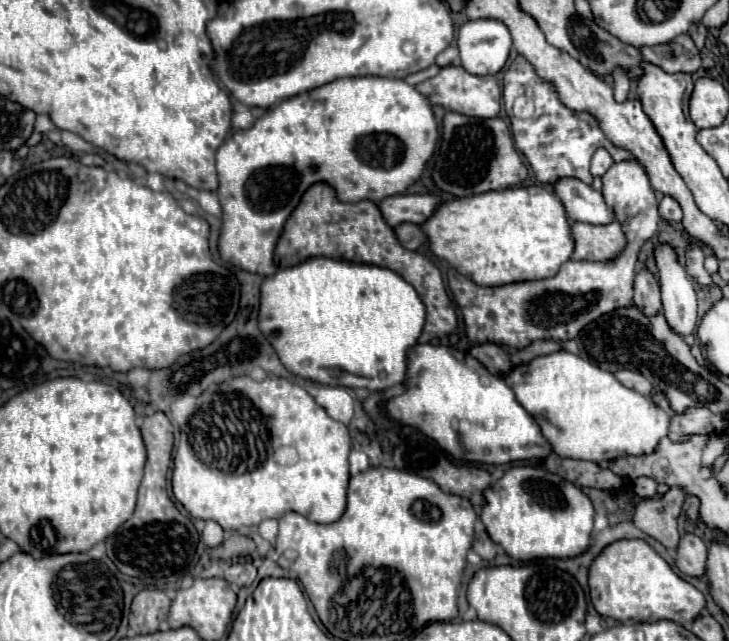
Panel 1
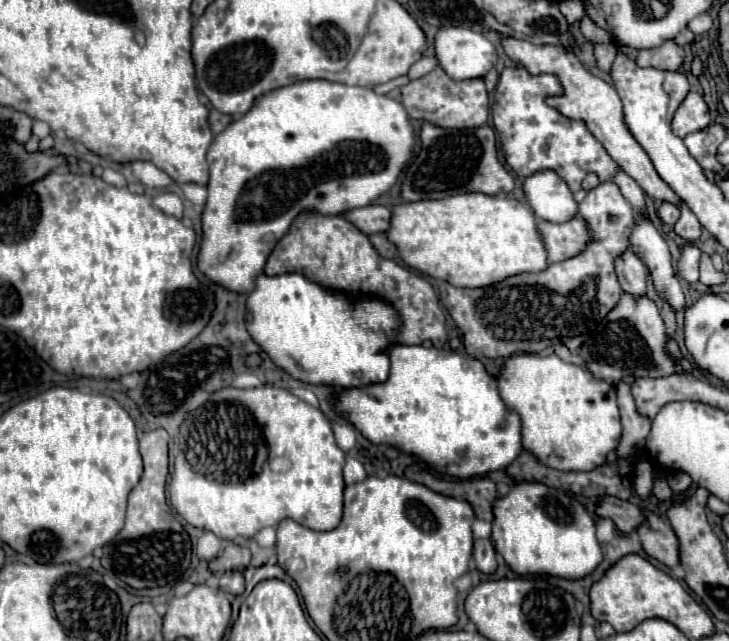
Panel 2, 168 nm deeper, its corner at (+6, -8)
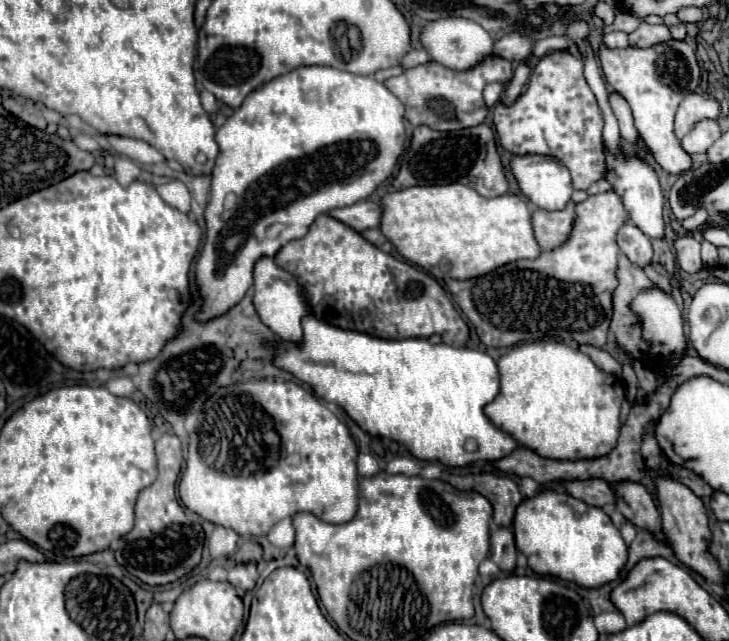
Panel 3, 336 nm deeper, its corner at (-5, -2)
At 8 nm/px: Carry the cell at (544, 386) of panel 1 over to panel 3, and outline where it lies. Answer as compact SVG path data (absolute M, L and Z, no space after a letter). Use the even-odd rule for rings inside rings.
M529 342L519 344L499 360L499 396L487 404L487 418L503 432L513 436L517 444L529 446L543 458L581 460L599 458L611 452L619 436L619 408L625 400L623 384L597 368L581 350L561 342Z

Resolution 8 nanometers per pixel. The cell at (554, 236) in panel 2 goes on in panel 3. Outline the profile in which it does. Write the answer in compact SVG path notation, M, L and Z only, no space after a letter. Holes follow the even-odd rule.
M569 202L563 210L541 210L535 208L531 212L531 224L533 224L533 234L541 250L553 250L561 246L571 232L573 226L573 208L575 202Z

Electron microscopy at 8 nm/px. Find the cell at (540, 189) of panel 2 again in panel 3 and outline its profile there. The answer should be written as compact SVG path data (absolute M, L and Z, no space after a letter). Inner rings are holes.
M513 156L511 172L521 194L537 208L561 210L571 200L571 176L567 168L551 156Z

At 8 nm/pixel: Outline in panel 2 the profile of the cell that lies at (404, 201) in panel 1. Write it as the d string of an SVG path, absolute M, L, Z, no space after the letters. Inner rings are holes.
M370 204L364 208L348 210L348 212L344 212L344 216L368 236L376 234L376 232L386 232L390 228L390 220L392 220L390 208L380 206L380 204Z

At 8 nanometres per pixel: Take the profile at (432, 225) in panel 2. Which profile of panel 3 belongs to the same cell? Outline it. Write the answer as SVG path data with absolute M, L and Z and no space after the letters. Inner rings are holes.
M443 184L443 186L415 186L405 190L387 192L381 196L381 224L379 230L383 236L395 246L395 250L417 264L419 268L427 270L433 278L455 278L455 280L469 280L483 276L503 264L521 260L521 258L537 258L541 254L531 228L531 210L525 200L515 194L503 194L497 198L483 198L473 188L463 184Z

